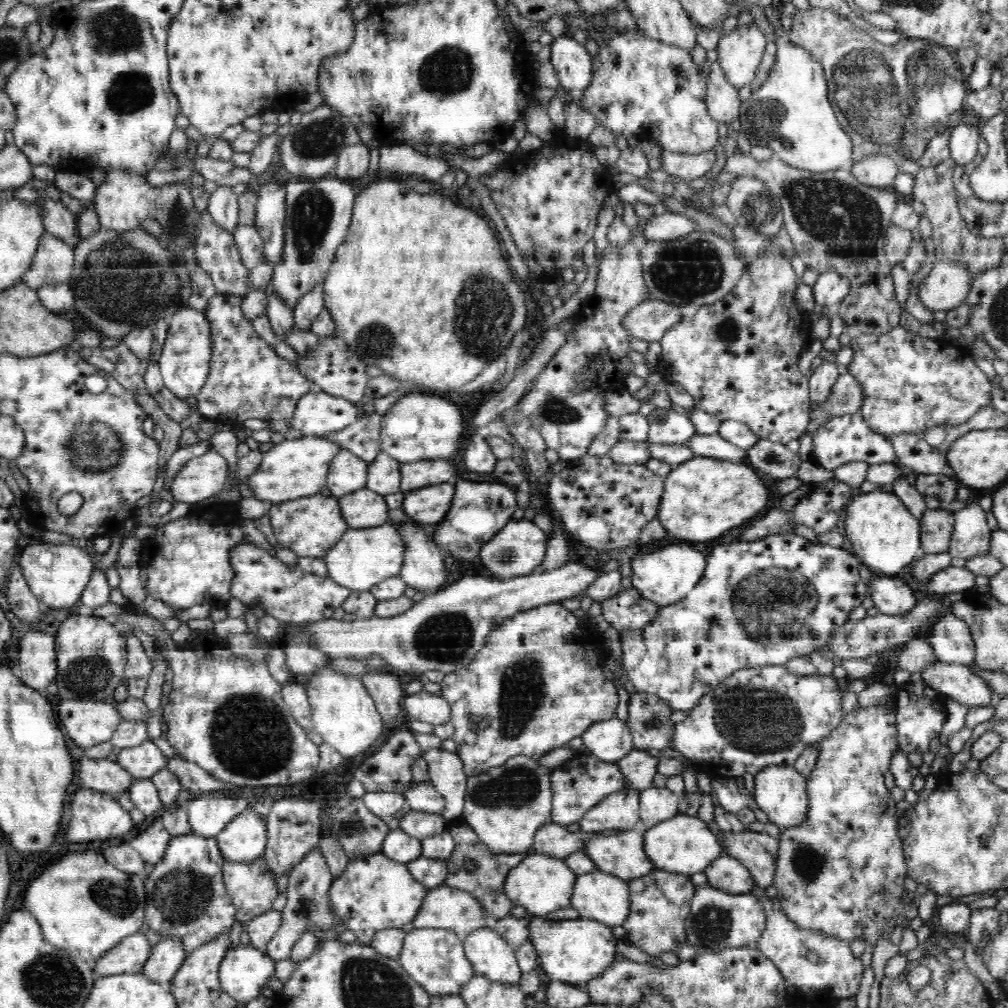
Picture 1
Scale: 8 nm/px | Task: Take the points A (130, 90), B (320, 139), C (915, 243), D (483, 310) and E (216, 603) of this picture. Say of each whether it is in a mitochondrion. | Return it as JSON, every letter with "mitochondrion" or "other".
{"A":"mitochondrion","B":"mitochondrion","C":"other","D":"mitochondrion","E":"other"}

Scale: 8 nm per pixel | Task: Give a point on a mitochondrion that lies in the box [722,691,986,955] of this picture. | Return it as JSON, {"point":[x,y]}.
{"point":[808,862]}

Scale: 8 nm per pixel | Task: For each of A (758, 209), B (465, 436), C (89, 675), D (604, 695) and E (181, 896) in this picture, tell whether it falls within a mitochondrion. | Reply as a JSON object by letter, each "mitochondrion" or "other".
{"A":"mitochondrion","B":"other","C":"mitochondrion","D":"other","E":"mitochondrion"}

